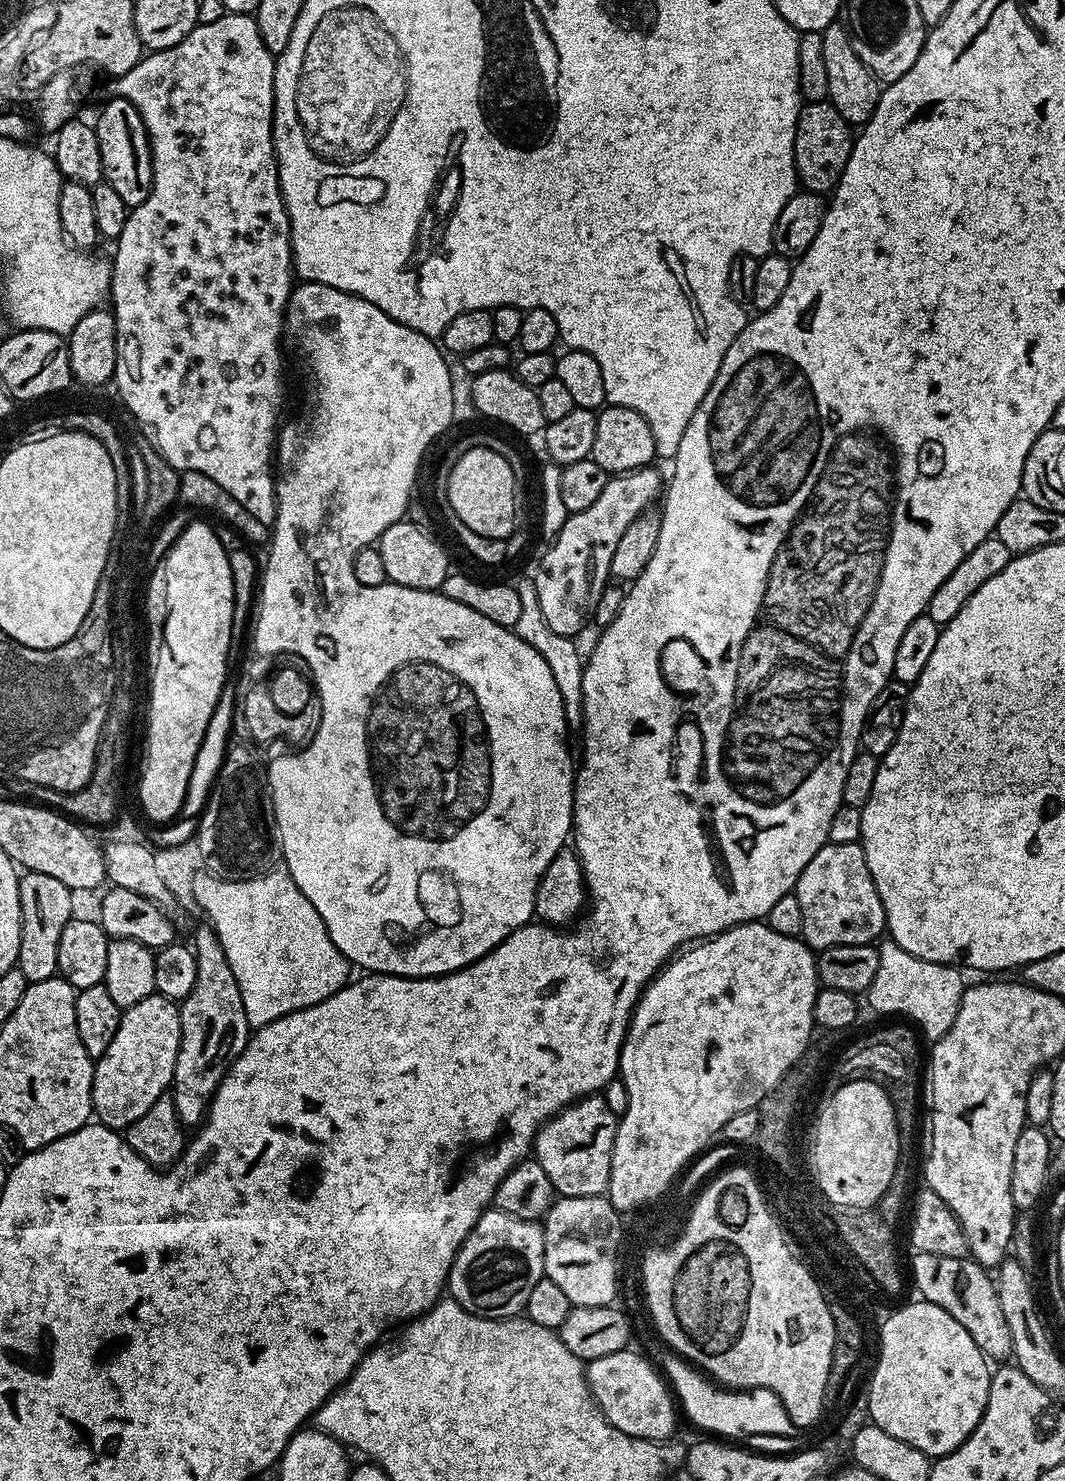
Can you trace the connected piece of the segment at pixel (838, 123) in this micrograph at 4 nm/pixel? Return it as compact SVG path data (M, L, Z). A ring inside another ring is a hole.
M831 102L805 103L800 109L794 138L794 162L799 183L809 192L831 193L842 178L842 170L846 170L853 139L853 129Z

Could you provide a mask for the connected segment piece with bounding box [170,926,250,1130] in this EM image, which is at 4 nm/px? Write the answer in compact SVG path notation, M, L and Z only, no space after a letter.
M210 926L203 927L190 939L190 947L196 954L198 975L194 977L194 990L190 990L188 997L178 1004L180 1045L170 1085L178 1118L188 1130L204 1123L218 1086L224 1081L228 1068L248 1045L250 1035L246 1010L242 1010L242 994L238 990L234 970L230 970L226 950L222 950L216 931Z

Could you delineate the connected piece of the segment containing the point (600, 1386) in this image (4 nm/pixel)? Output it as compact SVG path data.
M633 1350L606 1354L606 1358L587 1361L588 1389L600 1412L622 1434L643 1440L668 1442L676 1432L677 1405L665 1377L644 1356Z

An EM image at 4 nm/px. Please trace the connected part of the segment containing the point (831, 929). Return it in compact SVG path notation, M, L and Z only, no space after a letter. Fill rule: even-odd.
M824 844L806 862L794 893L802 910L802 939L813 950L872 944L885 935L882 898L878 898L859 844Z

